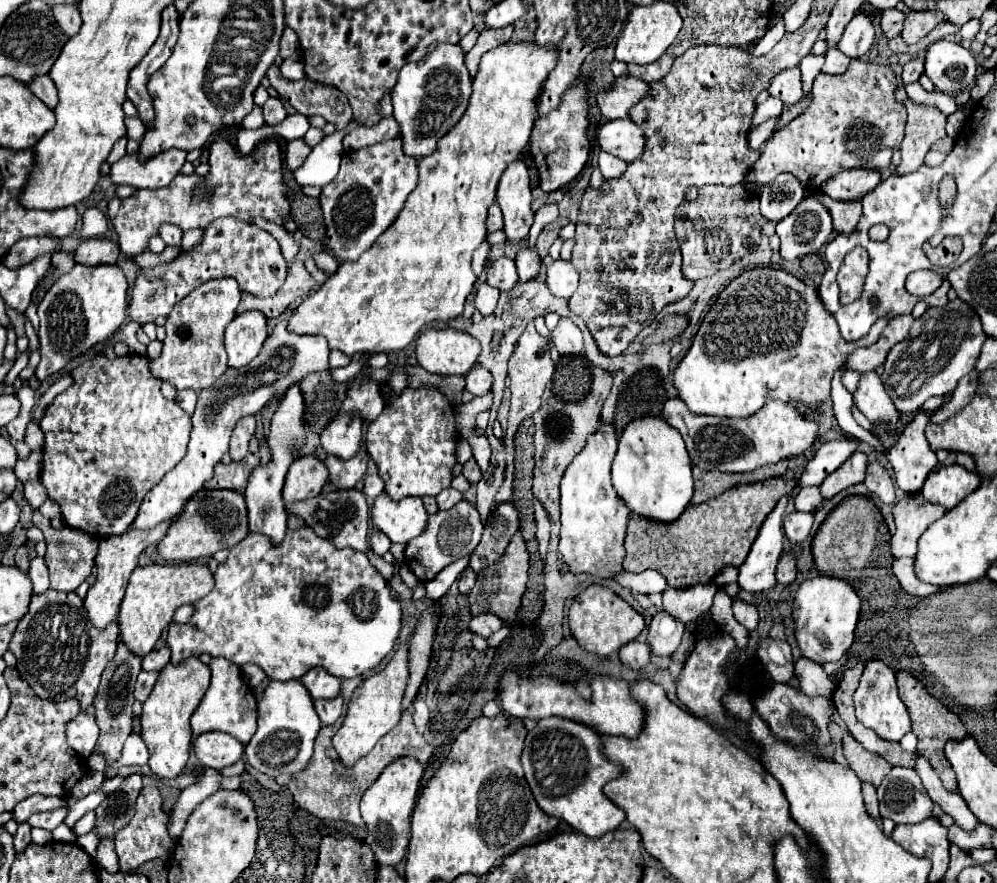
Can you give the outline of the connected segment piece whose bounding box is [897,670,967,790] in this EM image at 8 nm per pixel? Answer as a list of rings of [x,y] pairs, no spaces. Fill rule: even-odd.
[[[899,670],[897,672],[897,684],[899,684],[899,696],[907,704],[907,710],[909,710],[911,722],[913,722],[913,732],[919,738],[917,752],[931,762],[931,766],[935,768],[935,772],[939,774],[939,778],[943,780],[943,786],[947,790],[957,790],[957,778],[955,778],[955,772],[953,772],[949,760],[945,758],[943,746],[945,746],[947,740],[961,740],[961,738],[967,736],[967,730],[965,730],[961,718],[955,712],[951,712],[947,706],[943,706],[937,698],[933,698],[927,692],[927,688],[915,676],[911,676],[909,672]]]

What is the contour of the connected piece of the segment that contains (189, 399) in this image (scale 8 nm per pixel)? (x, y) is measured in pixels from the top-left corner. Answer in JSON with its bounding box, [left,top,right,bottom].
[175,388,197,414]

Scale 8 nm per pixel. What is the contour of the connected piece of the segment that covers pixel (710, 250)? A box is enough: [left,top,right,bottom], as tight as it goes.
[675,184,767,280]

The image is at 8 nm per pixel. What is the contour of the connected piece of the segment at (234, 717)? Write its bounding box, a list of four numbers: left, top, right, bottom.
[191,658,257,744]

